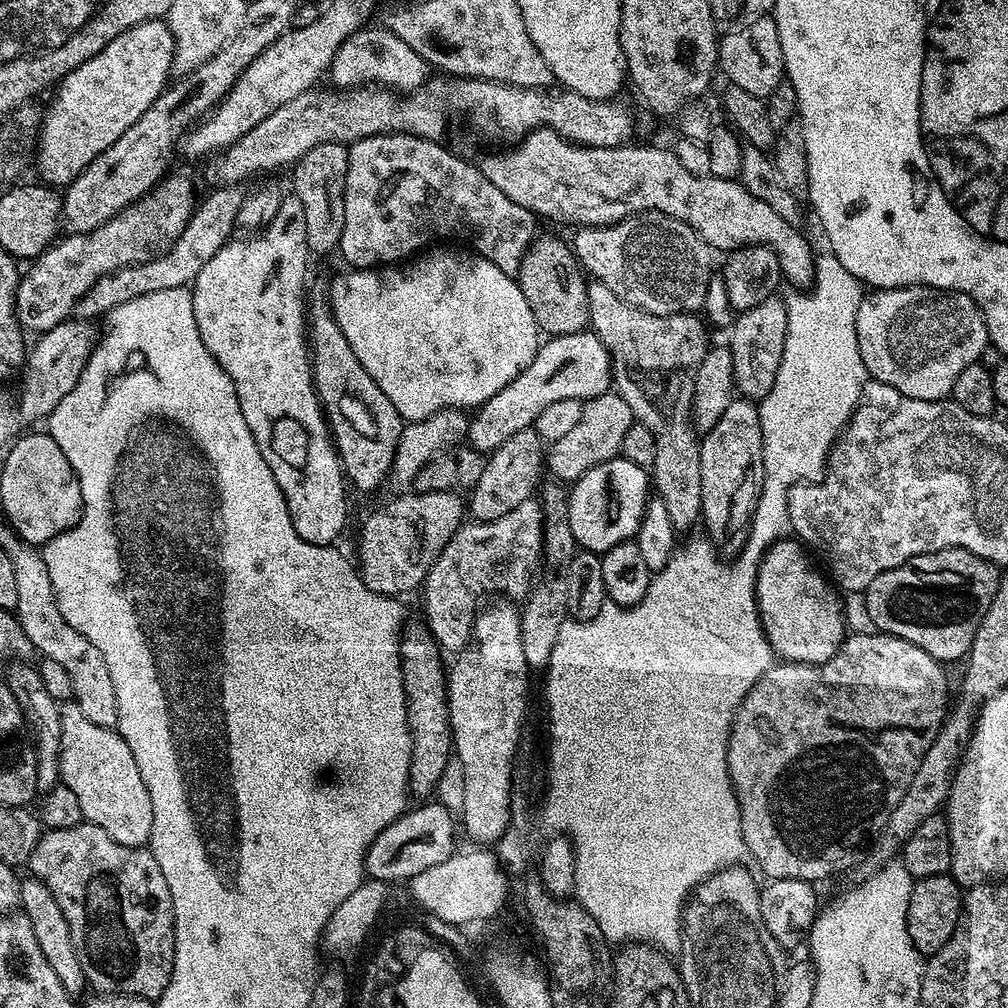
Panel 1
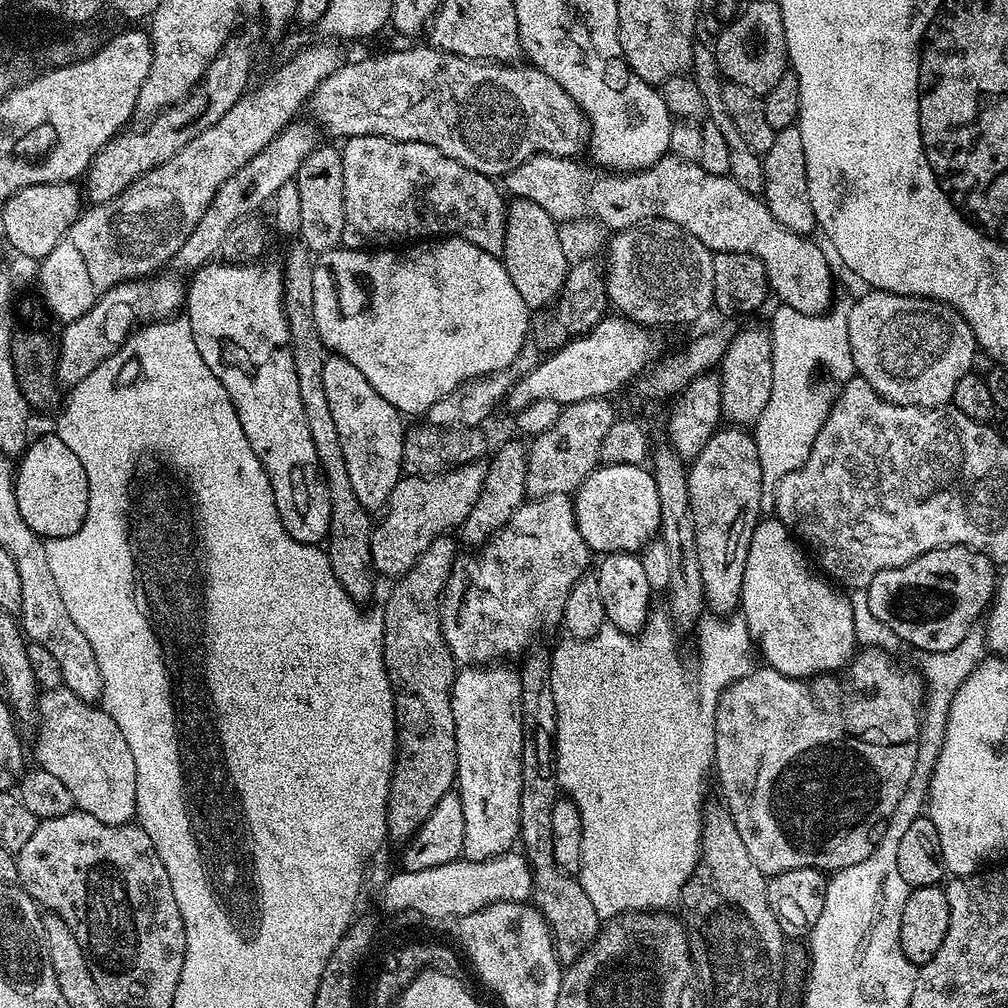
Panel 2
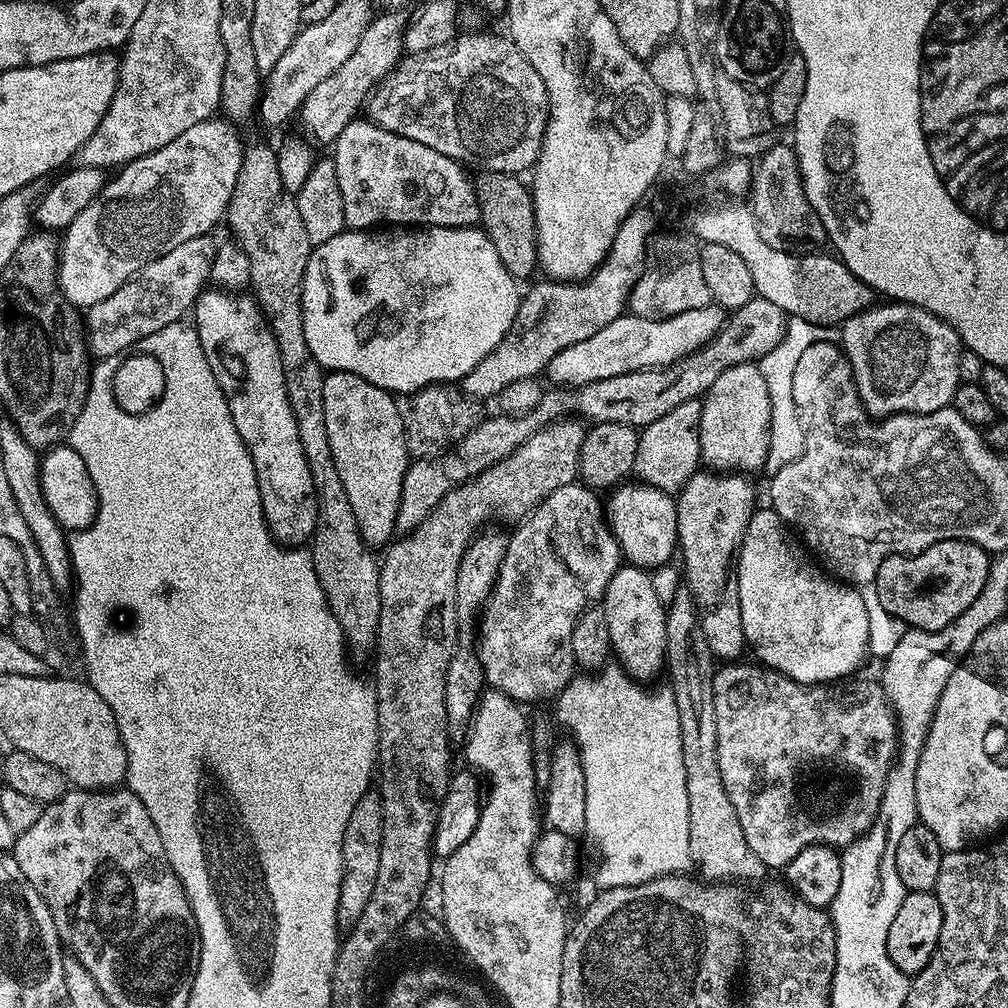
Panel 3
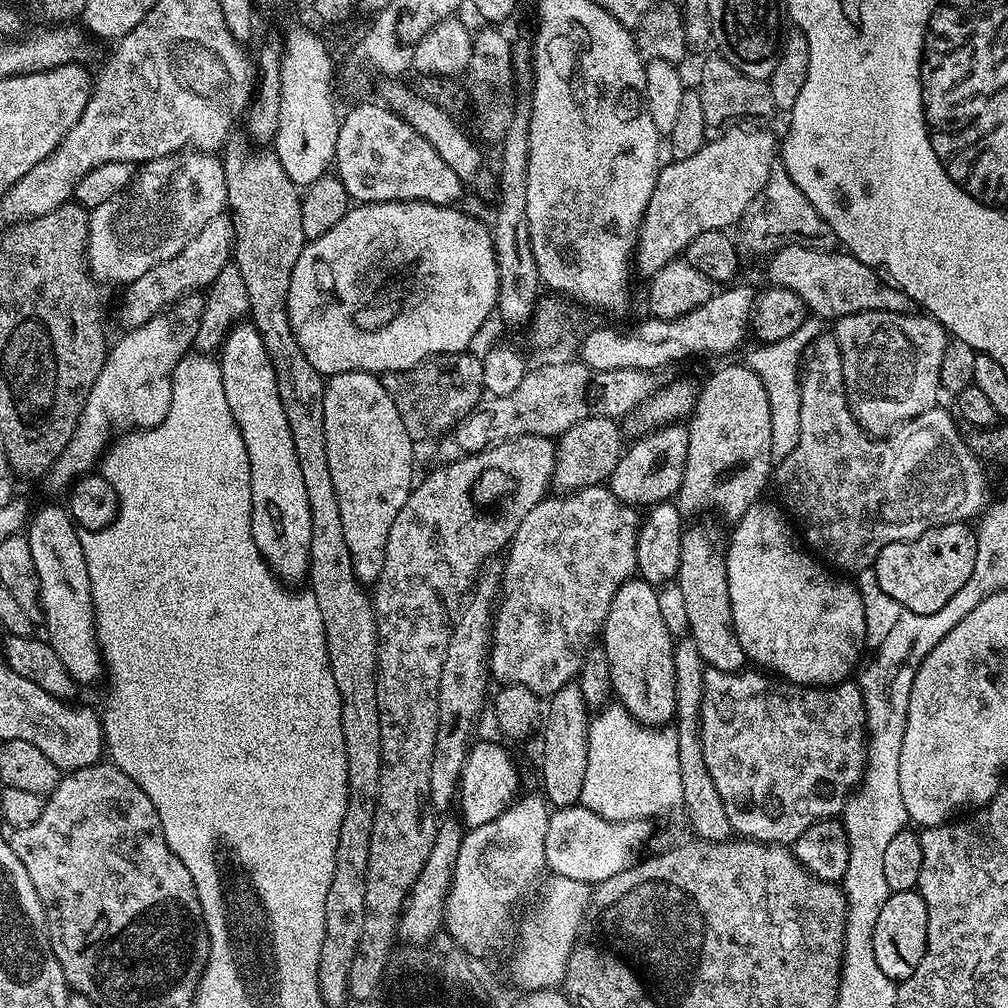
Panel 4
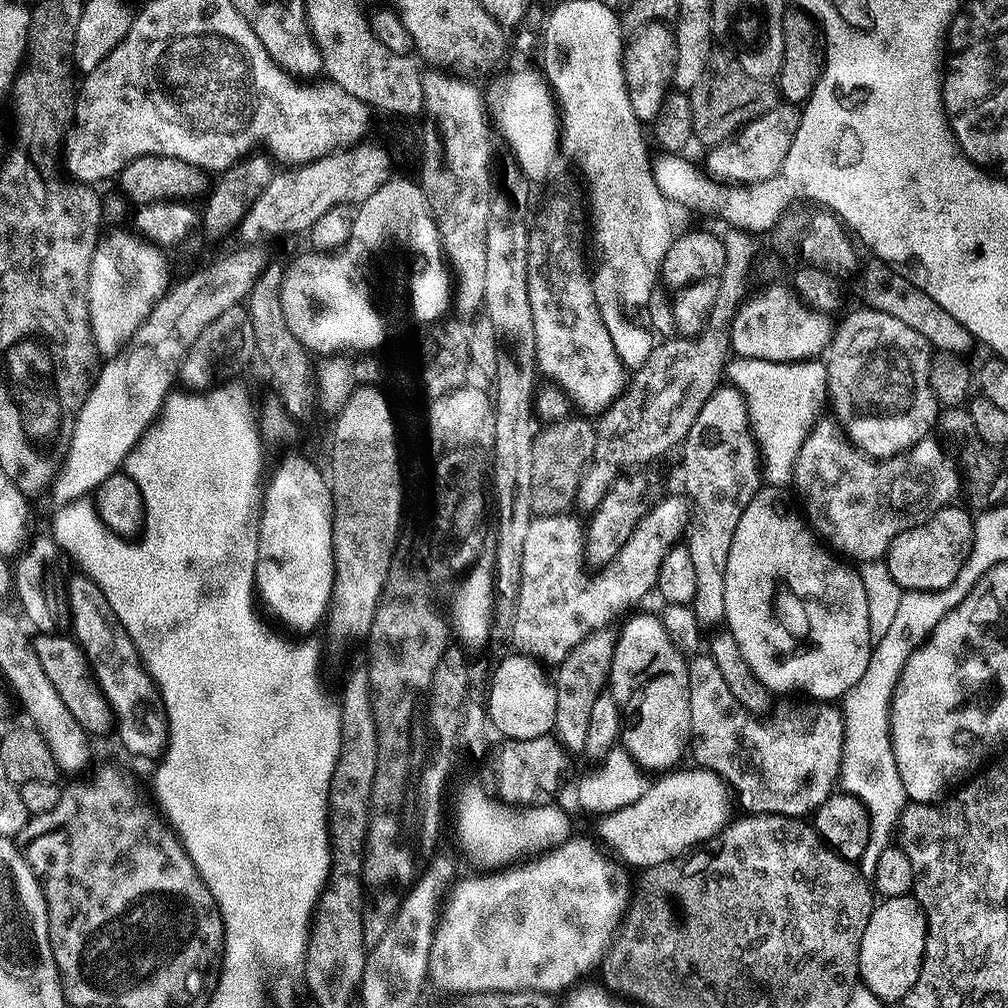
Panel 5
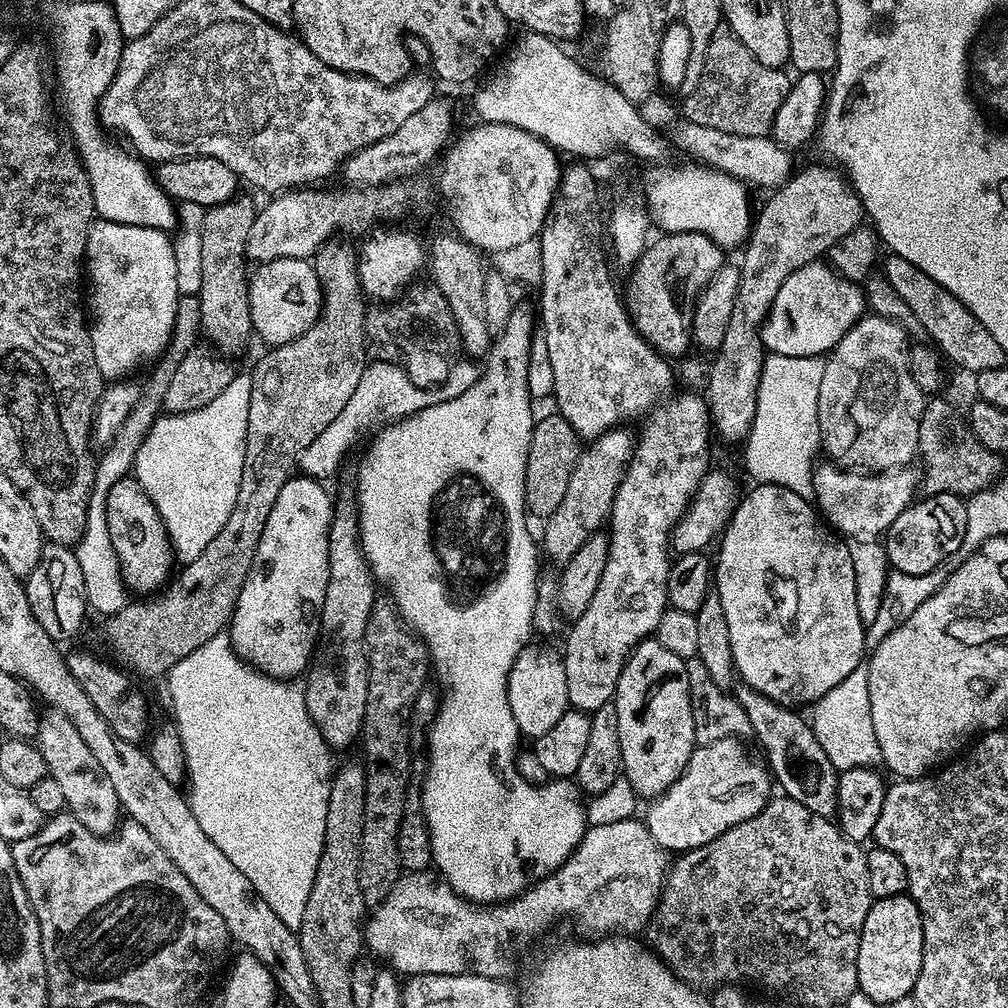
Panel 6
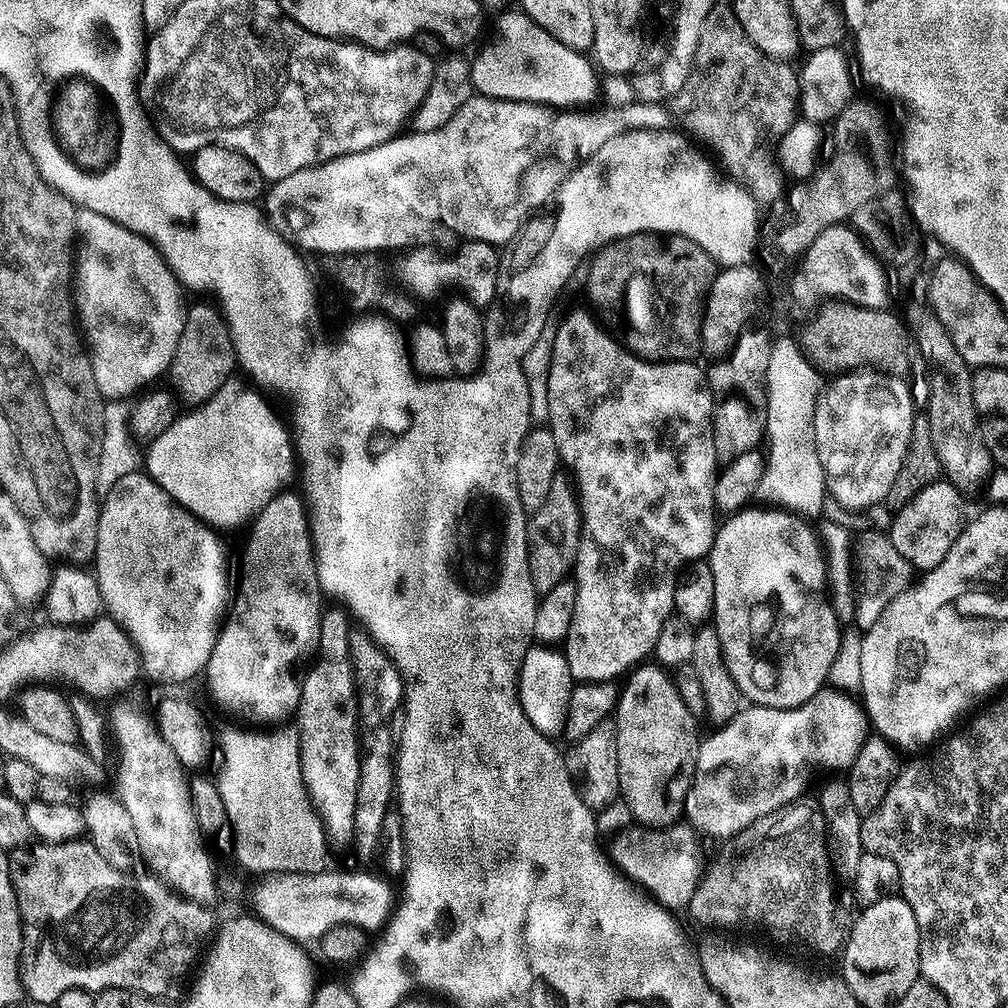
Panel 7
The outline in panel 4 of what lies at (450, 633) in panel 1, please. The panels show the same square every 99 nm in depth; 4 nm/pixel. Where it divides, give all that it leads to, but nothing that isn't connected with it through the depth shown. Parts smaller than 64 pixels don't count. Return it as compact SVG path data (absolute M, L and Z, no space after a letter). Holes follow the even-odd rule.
M608 486L579 488L577 492L554 496L538 502L522 518L522 526L518 526L506 549L502 599L494 616L490 649L493 681L529 688L540 698L552 697L579 677L584 655L593 647L592 639L601 635L614 594L636 572L636 539L642 523L641 513L636 513L639 511L635 507L621 504Z

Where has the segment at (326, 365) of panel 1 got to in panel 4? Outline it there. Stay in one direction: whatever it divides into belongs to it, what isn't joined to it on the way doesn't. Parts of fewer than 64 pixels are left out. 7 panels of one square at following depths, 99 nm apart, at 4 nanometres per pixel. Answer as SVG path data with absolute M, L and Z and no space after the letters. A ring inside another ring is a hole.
M343 372L327 377L324 386L324 429L326 430L326 462L330 462L330 478L334 478L334 494L338 494L338 510L342 510L342 531L346 547L354 562L354 574L365 586L375 585L386 562L386 538L390 538L390 526L398 518L398 510L406 506L406 498L412 493L412 447L414 441L406 426L402 426L402 414L394 406L394 398L385 390L383 379L371 372Z

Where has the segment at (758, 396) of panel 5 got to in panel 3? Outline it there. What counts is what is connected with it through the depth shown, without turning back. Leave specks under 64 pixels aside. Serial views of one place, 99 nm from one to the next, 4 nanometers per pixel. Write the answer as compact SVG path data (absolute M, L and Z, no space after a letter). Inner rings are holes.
M797 323L789 327L784 333L784 340L778 342L778 346L770 350L770 354L766 354L758 361L760 373L766 378L766 390L770 390L770 446L763 467L765 473L771 474L782 470L782 466L790 466L790 462L794 462L794 458L802 454L804 427L800 421L800 412L794 406L792 393L794 366L798 366L798 358L802 358L802 350L806 350L806 346L825 339L826 333L824 332L825 329L819 324Z

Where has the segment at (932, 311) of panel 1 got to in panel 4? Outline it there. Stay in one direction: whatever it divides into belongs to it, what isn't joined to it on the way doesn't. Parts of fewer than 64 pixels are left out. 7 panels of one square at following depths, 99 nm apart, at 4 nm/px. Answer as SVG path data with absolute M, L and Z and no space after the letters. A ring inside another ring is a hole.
M859 312L835 321L834 335L842 354L842 378L846 386L848 409L865 432L880 438L908 421L937 407L942 389L939 371L949 333L927 314L912 316L908 312Z

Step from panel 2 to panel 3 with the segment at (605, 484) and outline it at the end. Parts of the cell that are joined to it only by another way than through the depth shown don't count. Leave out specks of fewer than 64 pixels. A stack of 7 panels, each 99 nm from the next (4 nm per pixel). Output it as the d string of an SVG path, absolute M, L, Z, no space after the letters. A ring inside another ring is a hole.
M624 482L611 489L608 504L606 500L606 519L608 528L612 531L612 539L620 547L620 555L633 568L655 570L669 563L677 555L678 518L676 517L676 502L669 493L651 484L639 482Z

